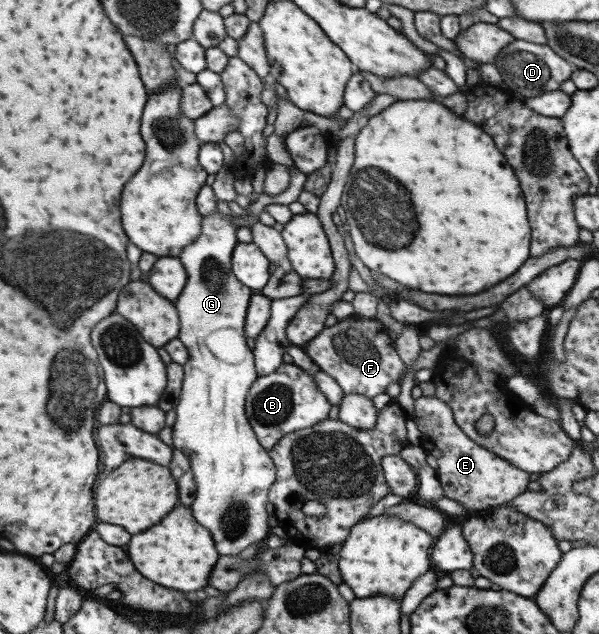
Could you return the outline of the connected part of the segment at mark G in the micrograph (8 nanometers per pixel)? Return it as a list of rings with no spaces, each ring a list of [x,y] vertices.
[[[218,211],[203,216],[202,232],[178,258],[188,278],[181,295],[174,301],[180,320],[178,339],[189,353],[189,360],[183,364],[184,380],[181,399],[175,407],[176,420],[172,425],[175,449],[189,453],[191,469],[197,485],[197,497],[191,505],[193,517],[209,529],[213,535],[219,555],[237,555],[253,543],[265,542],[271,533],[267,524],[268,493],[276,480],[276,468],[272,458],[257,439],[246,416],[246,398],[249,389],[258,378],[254,364],[254,353],[247,346],[245,319],[250,299],[256,291],[243,285],[233,273],[232,255],[238,244],[237,227],[232,224],[233,214]]]

